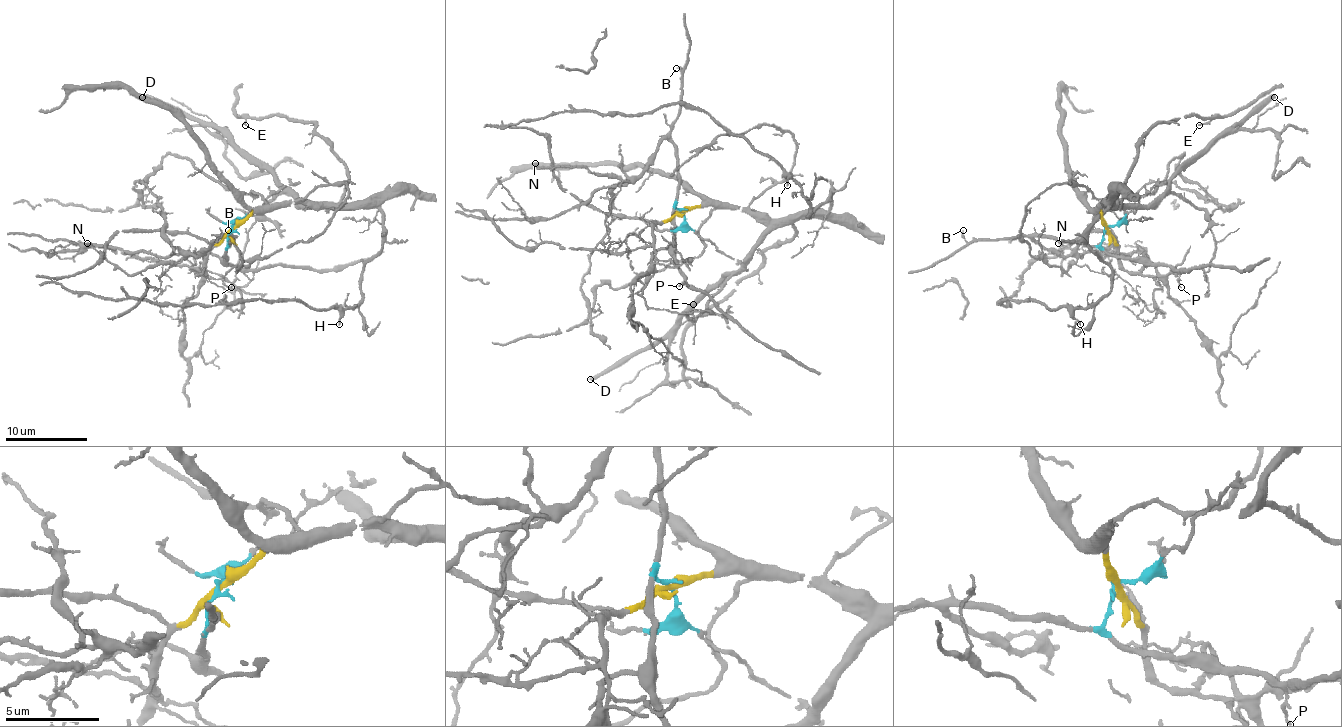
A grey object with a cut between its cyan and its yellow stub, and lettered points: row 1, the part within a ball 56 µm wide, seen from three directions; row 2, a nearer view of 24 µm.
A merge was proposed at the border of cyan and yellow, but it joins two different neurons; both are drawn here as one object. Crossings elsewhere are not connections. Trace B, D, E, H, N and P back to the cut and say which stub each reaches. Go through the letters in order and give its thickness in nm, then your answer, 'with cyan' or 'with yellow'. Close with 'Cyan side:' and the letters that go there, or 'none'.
B: 110 nm | with cyan
D: 400 nm | with yellow
E: 150 nm | with yellow
H: 130 nm | with yellow
N: 150 nm | with cyan
P: 120 nm | with cyan
Cyan side: B, N, P

